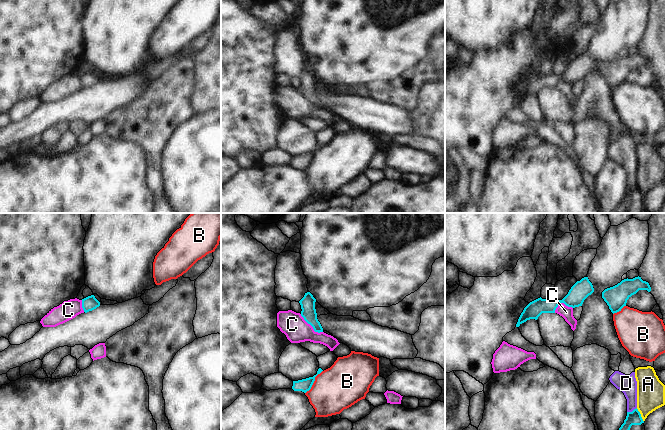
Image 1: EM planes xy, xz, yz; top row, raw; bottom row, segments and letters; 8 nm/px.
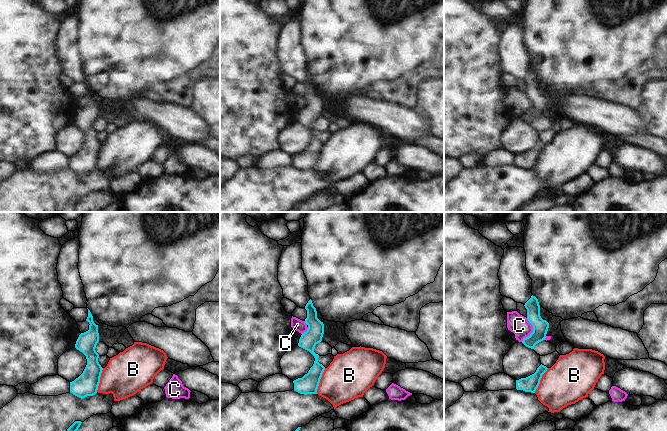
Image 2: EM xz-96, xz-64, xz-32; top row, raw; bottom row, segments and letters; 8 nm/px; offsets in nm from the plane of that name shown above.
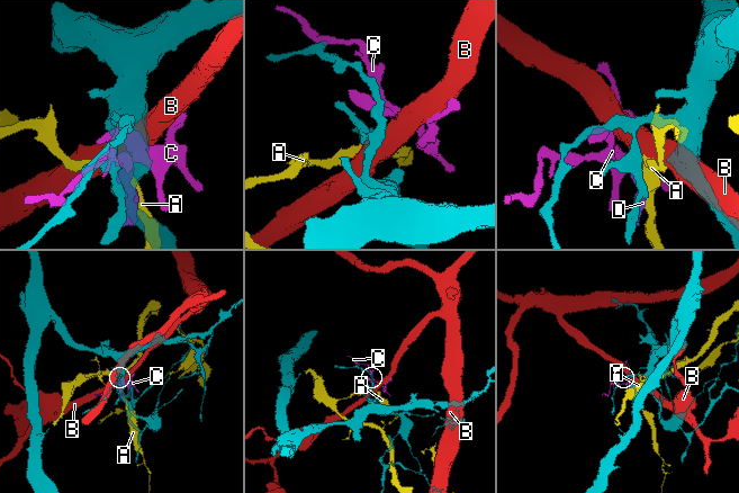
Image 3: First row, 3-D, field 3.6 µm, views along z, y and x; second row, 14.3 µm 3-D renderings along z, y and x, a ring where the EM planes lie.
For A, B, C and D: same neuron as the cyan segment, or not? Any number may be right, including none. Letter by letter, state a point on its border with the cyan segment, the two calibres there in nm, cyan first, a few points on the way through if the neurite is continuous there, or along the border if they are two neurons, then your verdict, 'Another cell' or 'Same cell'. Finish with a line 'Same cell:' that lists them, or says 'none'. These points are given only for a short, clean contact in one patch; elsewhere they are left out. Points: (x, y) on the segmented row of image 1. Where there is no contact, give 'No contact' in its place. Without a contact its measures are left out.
A: Touches cyan at yz (640, 415). Thickness 110 nm (cyan) against 220 nm. Another cell
B: Touches cyan at xz (313, 382). Thickness 110 nm (cyan) against 360 nm. Another cell
C: Touches cyan at xz (311, 325). Thickness 120 nm (cyan) against 200 nm. Boundary: xz (300, 314), (315, 331), (322, 332). Another cell
D: Touches cyan at yz (632, 411). Thickness 110 nm (cyan) against 150 nm. Another cell
Same cell: none.

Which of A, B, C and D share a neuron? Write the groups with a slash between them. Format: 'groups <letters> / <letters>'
groups A / B / C / D

